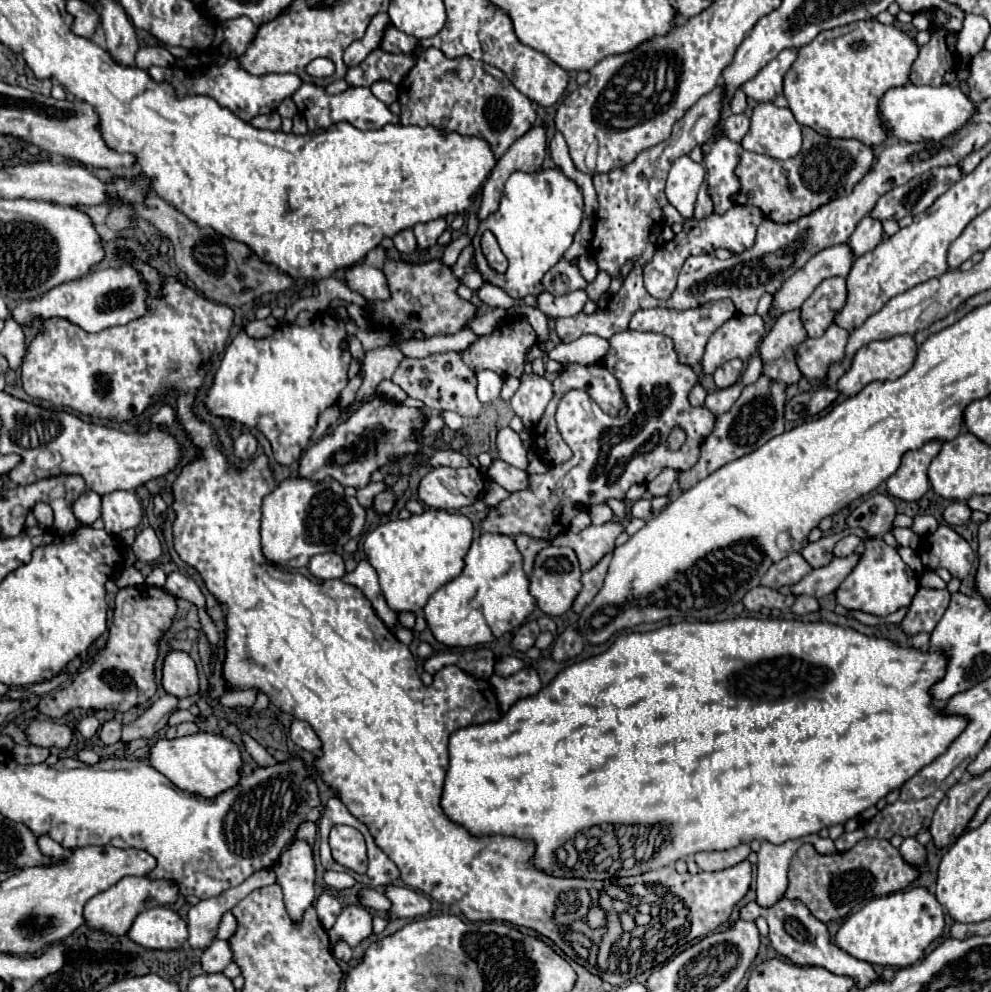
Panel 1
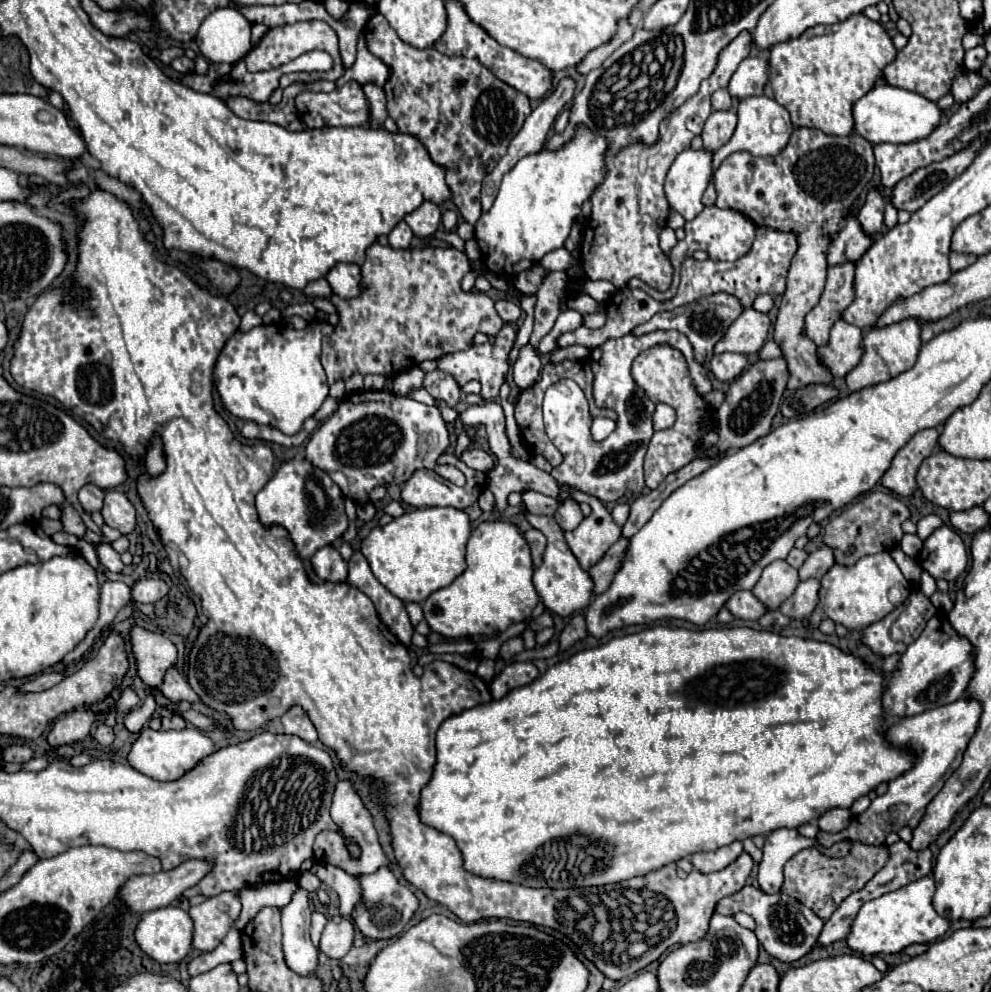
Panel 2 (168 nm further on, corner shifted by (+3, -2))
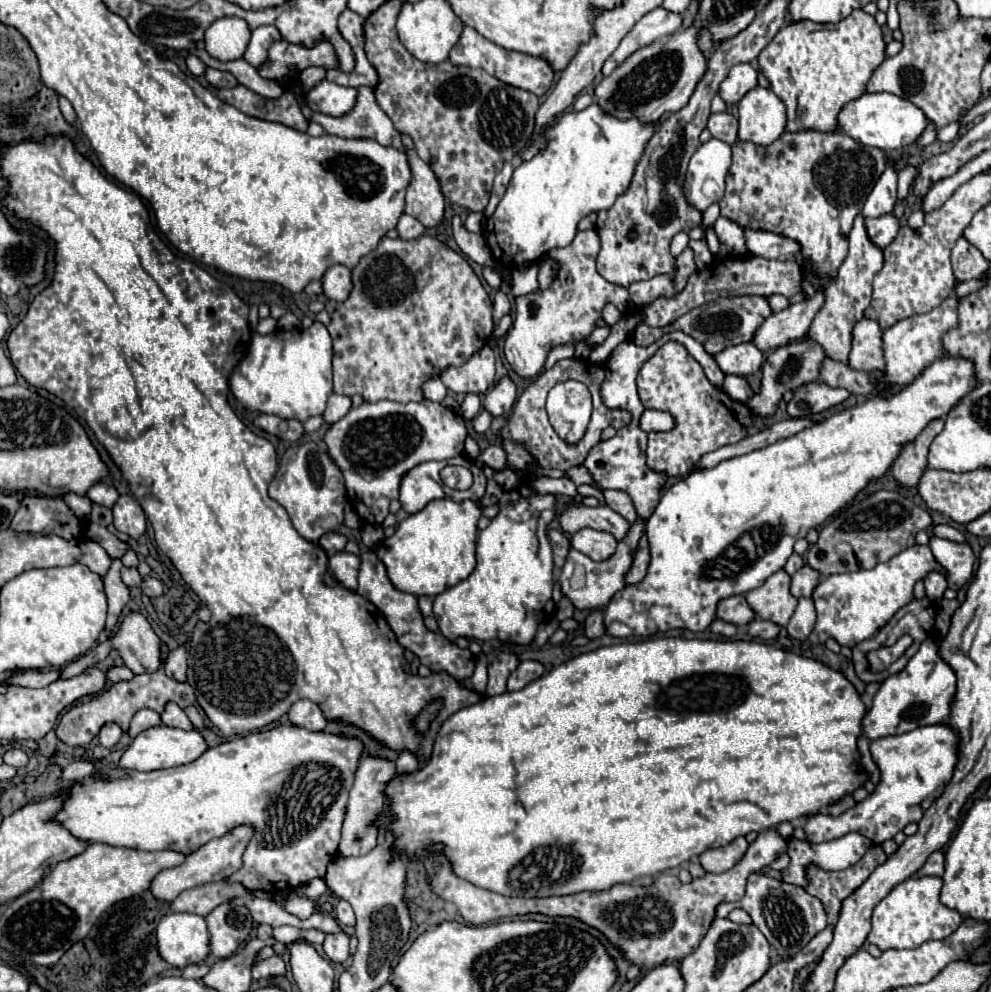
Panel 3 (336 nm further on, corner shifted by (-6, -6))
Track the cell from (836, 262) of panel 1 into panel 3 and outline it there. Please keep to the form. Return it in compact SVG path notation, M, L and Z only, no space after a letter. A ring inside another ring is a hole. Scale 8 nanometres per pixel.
M884 215L884 217L878 217L878 219L868 219L866 217L864 223L866 223L868 239L880 249L888 247L894 241L894 237L898 233L898 227L900 227L900 223L894 215Z

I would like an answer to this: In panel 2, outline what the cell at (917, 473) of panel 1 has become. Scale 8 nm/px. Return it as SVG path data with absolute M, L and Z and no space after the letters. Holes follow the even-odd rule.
M935 427L917 431L911 441L897 451L897 455L891 461L891 467L885 471L881 483L883 487L895 491L901 497L913 495L917 489L915 473L923 459L927 459L937 449L937 437L939 431Z

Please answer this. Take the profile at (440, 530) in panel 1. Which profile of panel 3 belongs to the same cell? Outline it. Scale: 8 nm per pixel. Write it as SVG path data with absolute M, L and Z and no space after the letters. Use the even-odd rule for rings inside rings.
M436 499L430 501L422 511L406 517L398 525L396 533L384 539L376 551L378 559L386 565L392 585L398 587L398 591L410 591L410 595L416 597L436 597L464 581L476 567L474 549L480 515L478 503Z

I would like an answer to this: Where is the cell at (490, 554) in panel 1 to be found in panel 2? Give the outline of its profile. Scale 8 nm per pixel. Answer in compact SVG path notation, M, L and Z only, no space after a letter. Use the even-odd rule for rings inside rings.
M483 521L469 537L467 569L451 585L421 603L425 621L435 633L455 639L505 631L509 625L525 621L539 603L531 577L531 551L519 527L505 521Z

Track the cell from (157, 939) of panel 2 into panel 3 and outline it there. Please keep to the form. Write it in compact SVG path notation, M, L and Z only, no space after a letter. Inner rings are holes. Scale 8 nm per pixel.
M168 913L156 929L158 953L172 967L200 963L210 953L206 921L194 913Z

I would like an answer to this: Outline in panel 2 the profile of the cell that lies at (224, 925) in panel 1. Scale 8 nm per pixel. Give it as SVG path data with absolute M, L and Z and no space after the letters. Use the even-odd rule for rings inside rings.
M277 881L277 883L261 883L257 887L245 887L241 891L241 915L235 923L235 929L243 929L263 907L283 909L297 891L297 883L293 881Z

